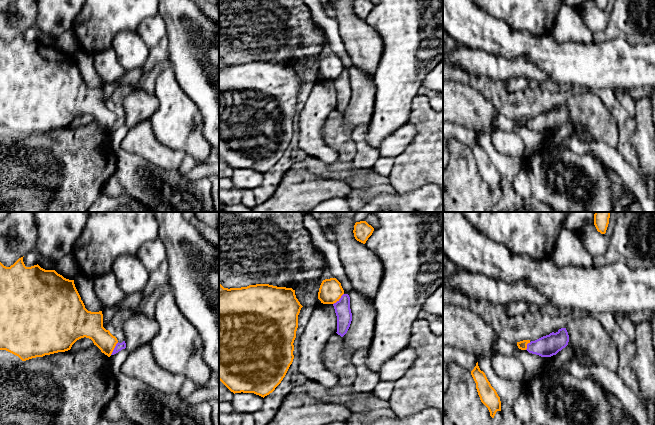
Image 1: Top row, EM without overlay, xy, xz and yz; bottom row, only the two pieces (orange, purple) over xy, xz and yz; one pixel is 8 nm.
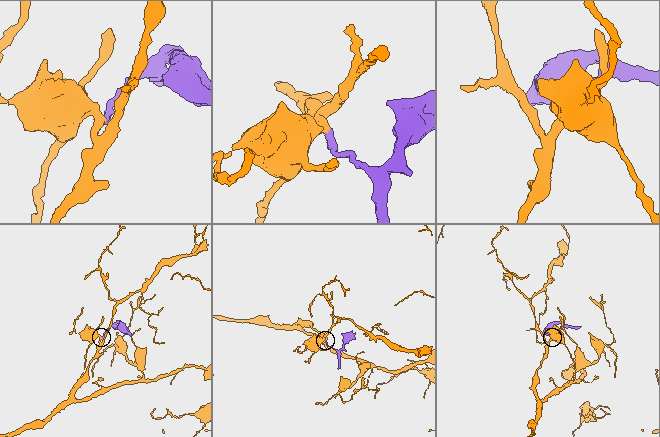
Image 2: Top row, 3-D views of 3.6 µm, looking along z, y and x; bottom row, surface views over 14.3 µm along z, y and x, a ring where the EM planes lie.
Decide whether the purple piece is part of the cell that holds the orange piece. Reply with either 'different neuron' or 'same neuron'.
different neuron

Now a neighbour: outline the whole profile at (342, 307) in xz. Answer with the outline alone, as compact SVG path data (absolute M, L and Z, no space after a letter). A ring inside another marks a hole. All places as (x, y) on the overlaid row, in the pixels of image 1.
M343 294L341 298L333 304L337 316L337 334L343 337L351 324L352 313L350 309L350 297Z

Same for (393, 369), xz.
M407 347L386 361L377 372L380 381L395 382L411 367L416 359L414 349Z

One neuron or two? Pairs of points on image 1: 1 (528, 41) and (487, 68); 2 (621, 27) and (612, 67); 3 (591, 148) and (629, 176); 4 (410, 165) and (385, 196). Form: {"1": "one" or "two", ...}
{"1": "two", "2": "two", "3": "one", "4": "two"}

